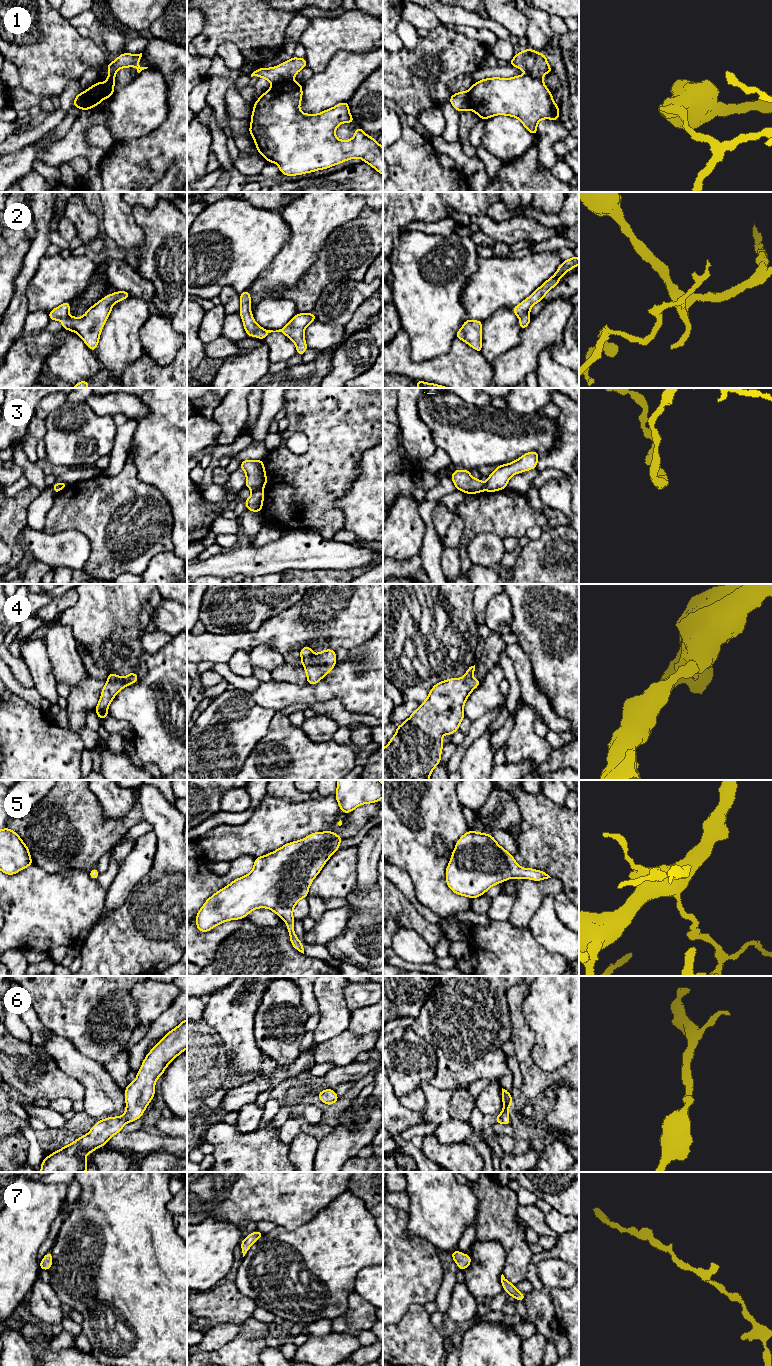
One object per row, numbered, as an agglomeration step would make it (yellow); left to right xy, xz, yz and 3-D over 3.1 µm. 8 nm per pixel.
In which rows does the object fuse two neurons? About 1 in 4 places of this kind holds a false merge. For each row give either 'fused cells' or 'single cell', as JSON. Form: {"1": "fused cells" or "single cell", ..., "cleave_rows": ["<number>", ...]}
{"1": "fused cells", "2": "single cell", "3": "fused cells", "4": "single cell", "5": "single cell", "6": "single cell", "7": "single cell", "cleave_rows": ["1", "3"]}

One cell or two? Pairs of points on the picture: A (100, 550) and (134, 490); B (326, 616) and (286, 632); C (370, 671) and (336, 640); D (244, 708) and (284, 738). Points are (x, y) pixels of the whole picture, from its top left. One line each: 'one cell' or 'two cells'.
A: one cell
B: one cell
C: two cells
D: two cells

